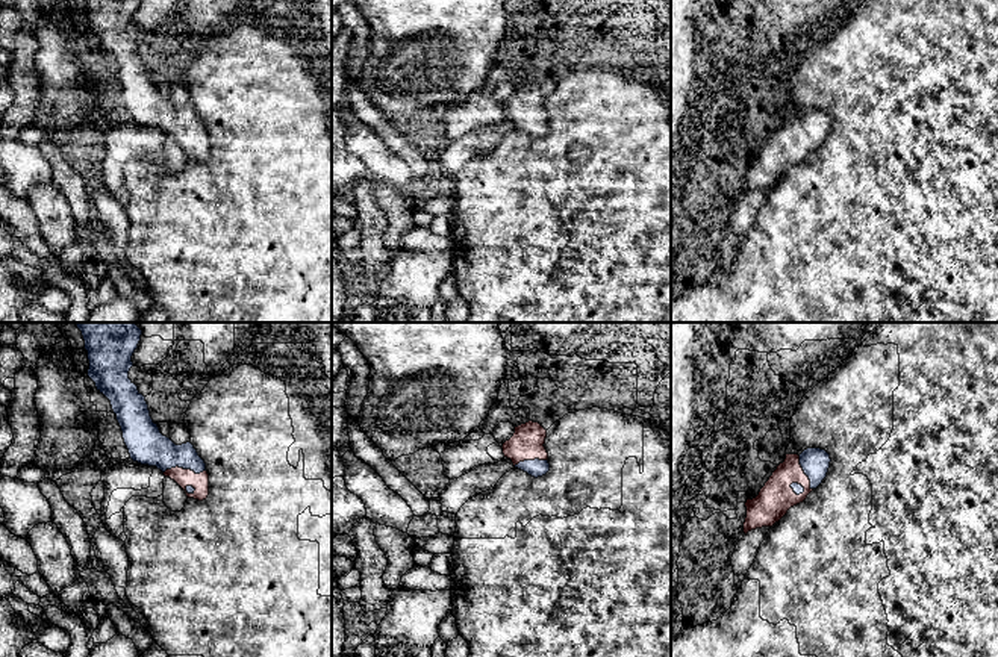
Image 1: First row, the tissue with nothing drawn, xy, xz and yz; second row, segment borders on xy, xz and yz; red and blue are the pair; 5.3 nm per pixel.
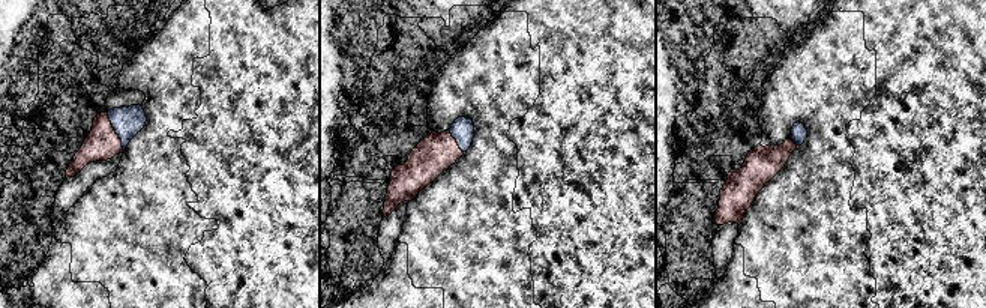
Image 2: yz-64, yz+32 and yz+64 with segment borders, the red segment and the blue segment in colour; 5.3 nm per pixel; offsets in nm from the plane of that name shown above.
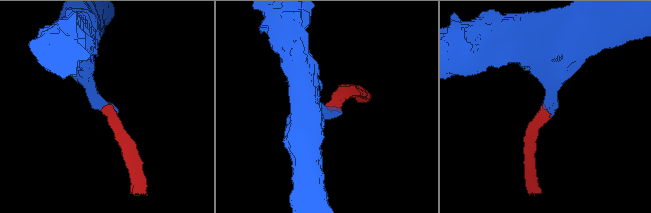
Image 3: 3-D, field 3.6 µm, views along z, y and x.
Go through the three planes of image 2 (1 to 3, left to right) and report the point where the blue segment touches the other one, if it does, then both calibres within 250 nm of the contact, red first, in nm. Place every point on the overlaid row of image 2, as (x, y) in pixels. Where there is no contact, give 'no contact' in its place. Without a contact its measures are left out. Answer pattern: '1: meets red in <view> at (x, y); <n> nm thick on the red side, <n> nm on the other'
1: meets red in yz-64 at (114, 131); 180 nm thick on the red side, 160 nm on the other
2: meets red in yz+32 at (455, 141); 200 nm thick on the red side, 130 nm on the other
3: meets red in yz+64 at (793, 141); 190 nm thick on the red side, 90 nm on the other

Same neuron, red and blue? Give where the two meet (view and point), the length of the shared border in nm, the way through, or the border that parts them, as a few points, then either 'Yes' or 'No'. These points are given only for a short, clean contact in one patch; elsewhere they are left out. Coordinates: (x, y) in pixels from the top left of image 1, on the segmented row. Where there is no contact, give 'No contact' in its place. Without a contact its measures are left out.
Touches red at xy (184, 470). Shared border 220 nm. Path across: xy (184, 477), (184, 470), (174, 460), (147, 445). Yes

